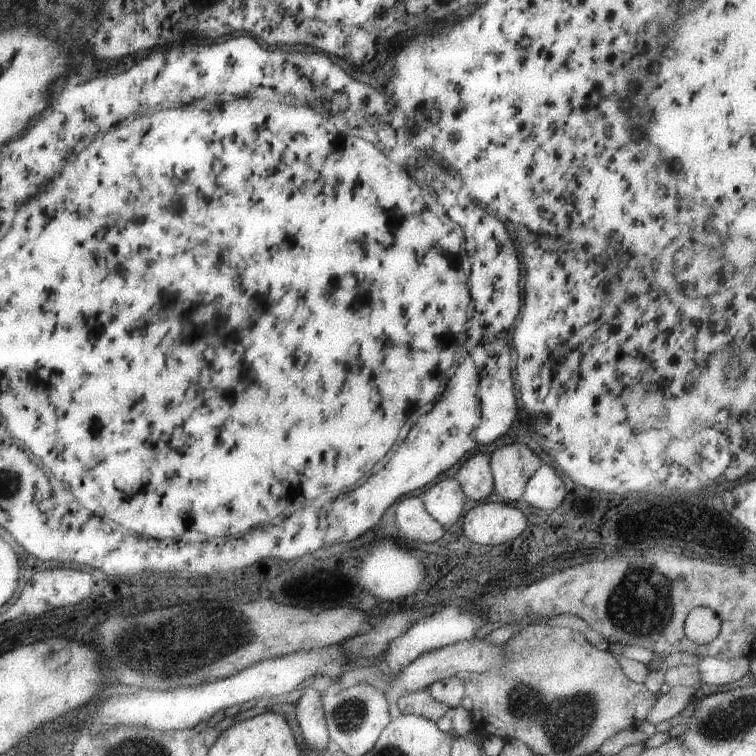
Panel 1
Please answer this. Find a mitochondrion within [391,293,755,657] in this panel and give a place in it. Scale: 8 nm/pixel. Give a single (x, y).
(644, 608)

